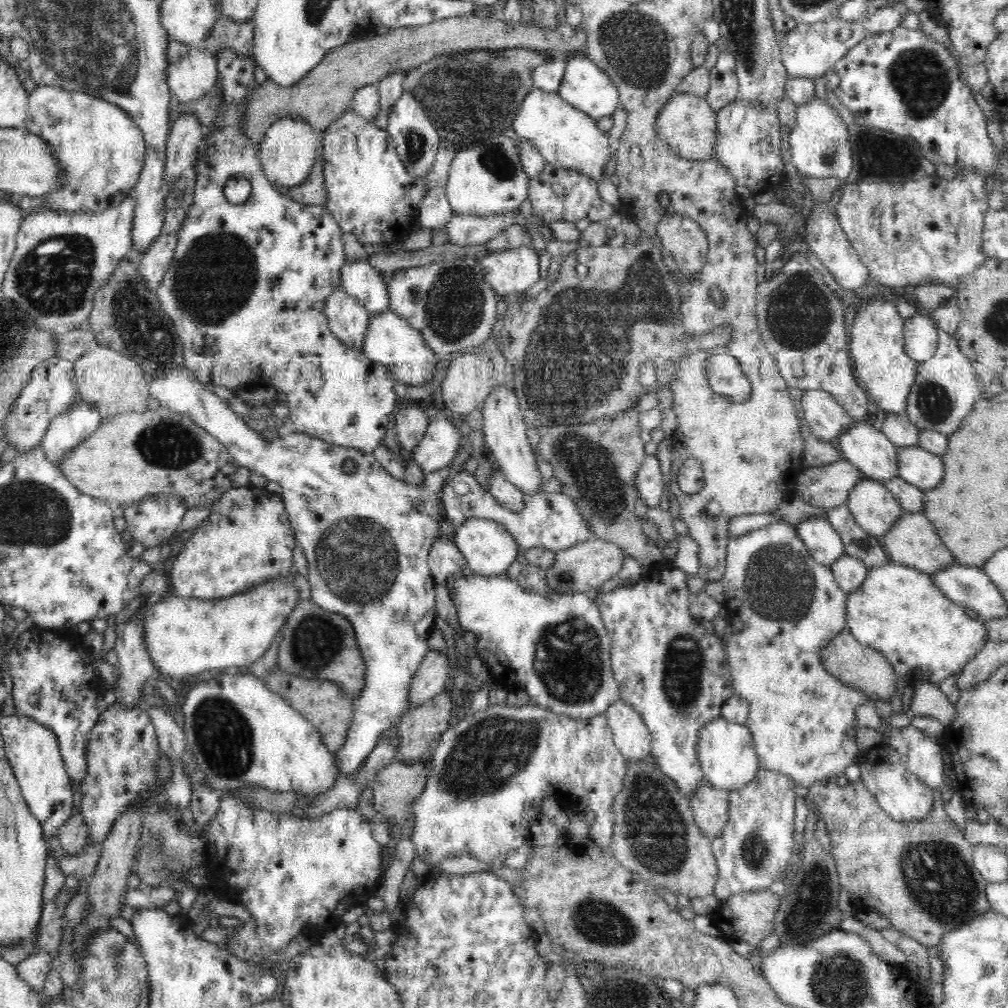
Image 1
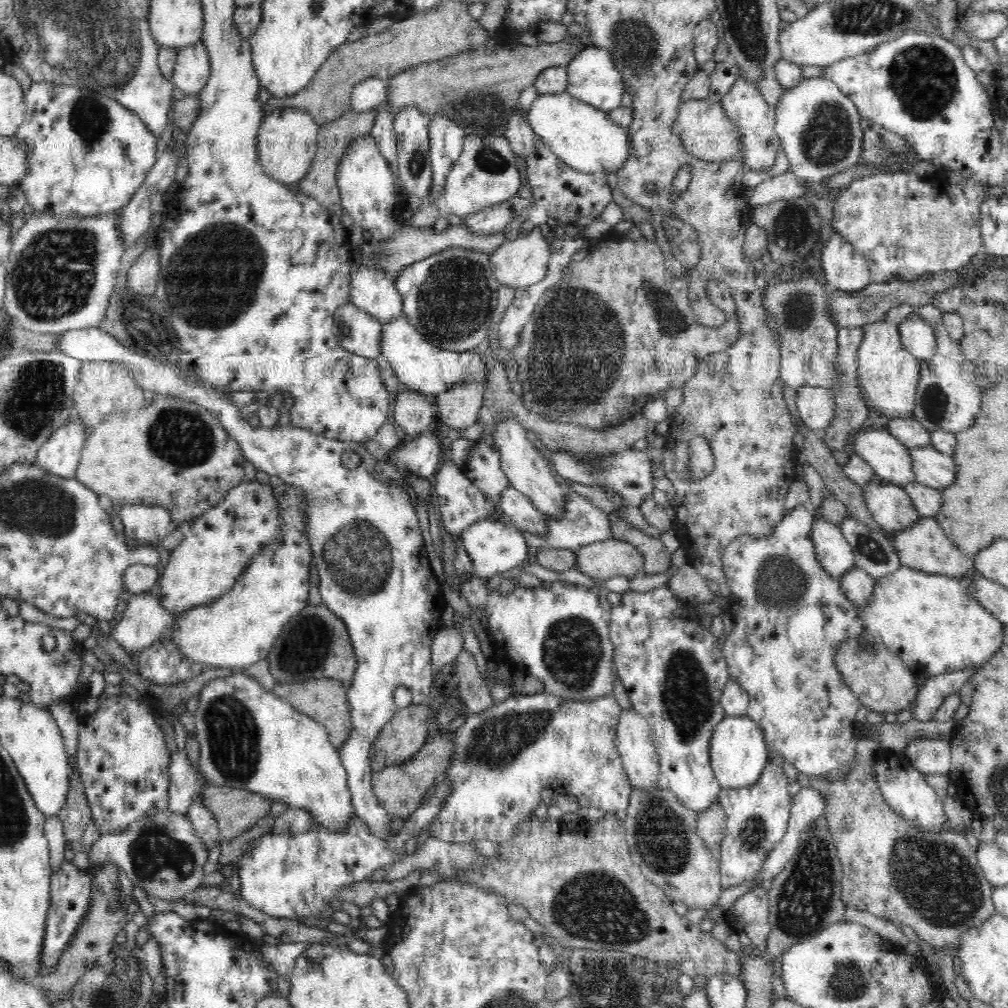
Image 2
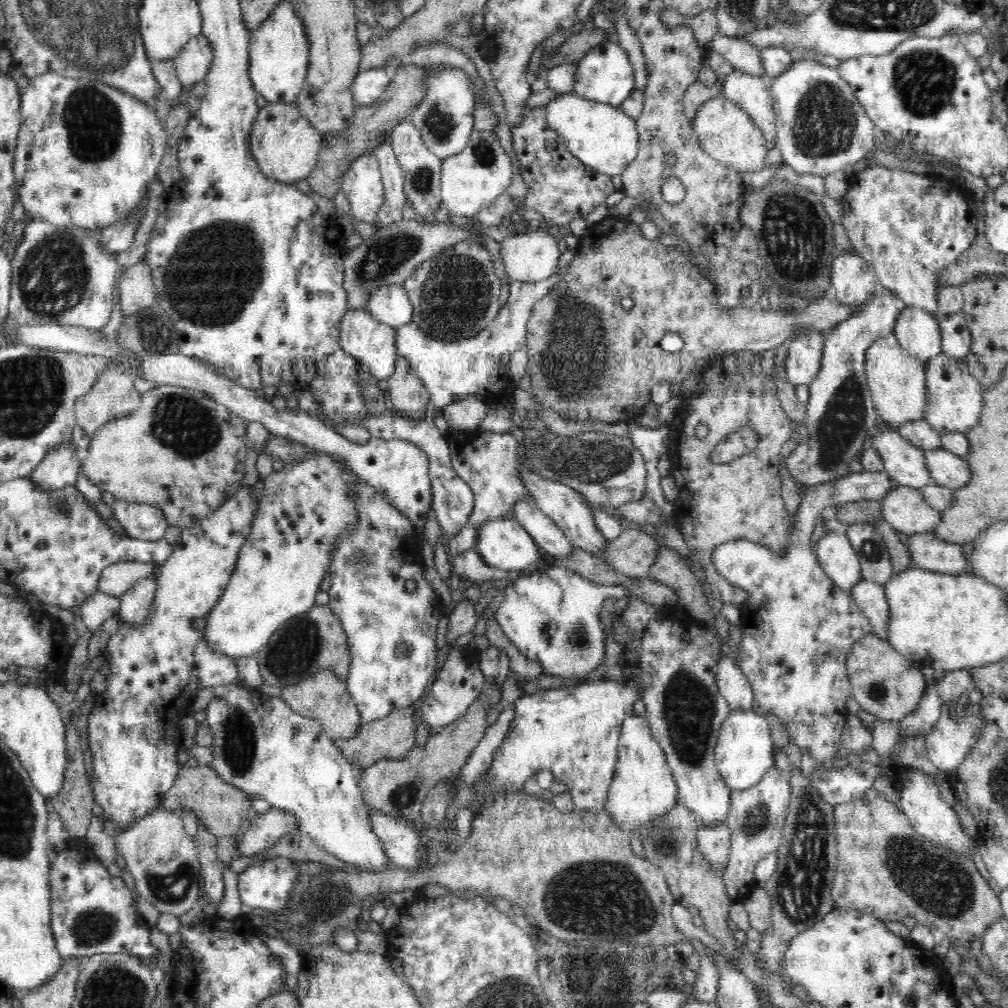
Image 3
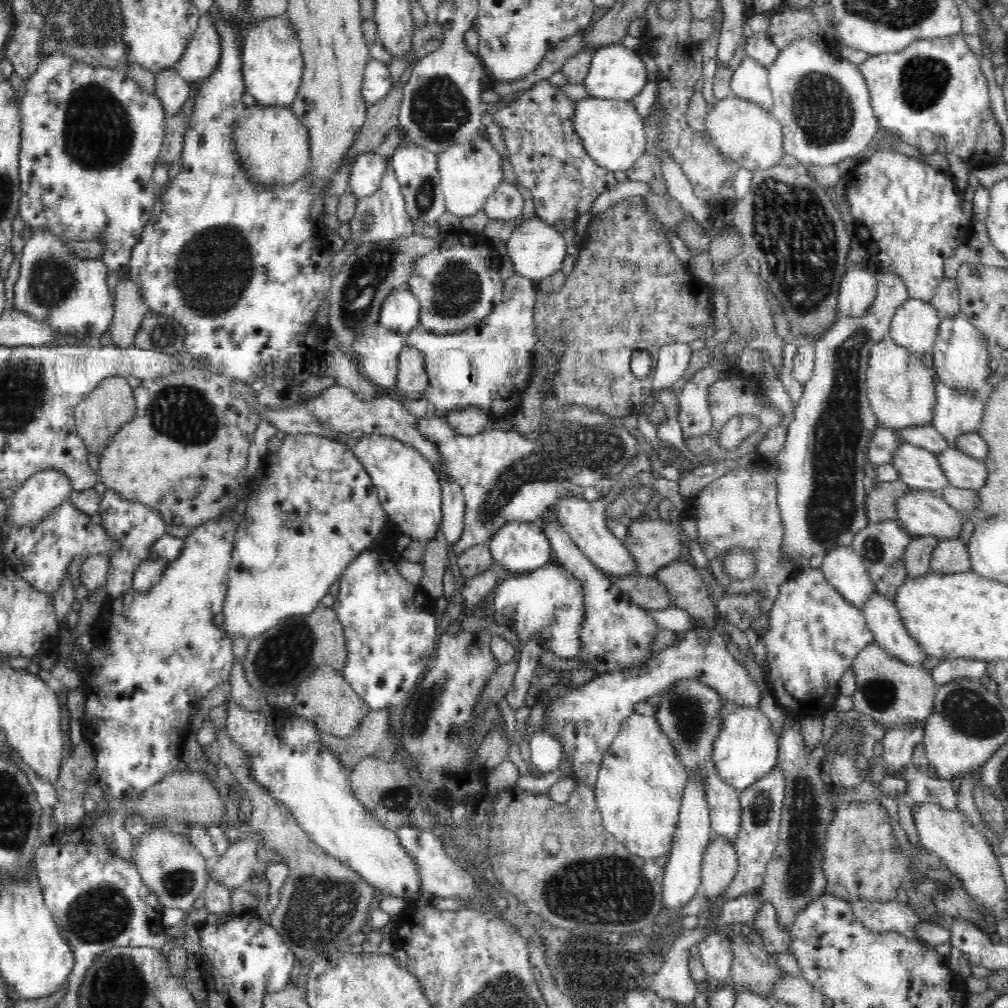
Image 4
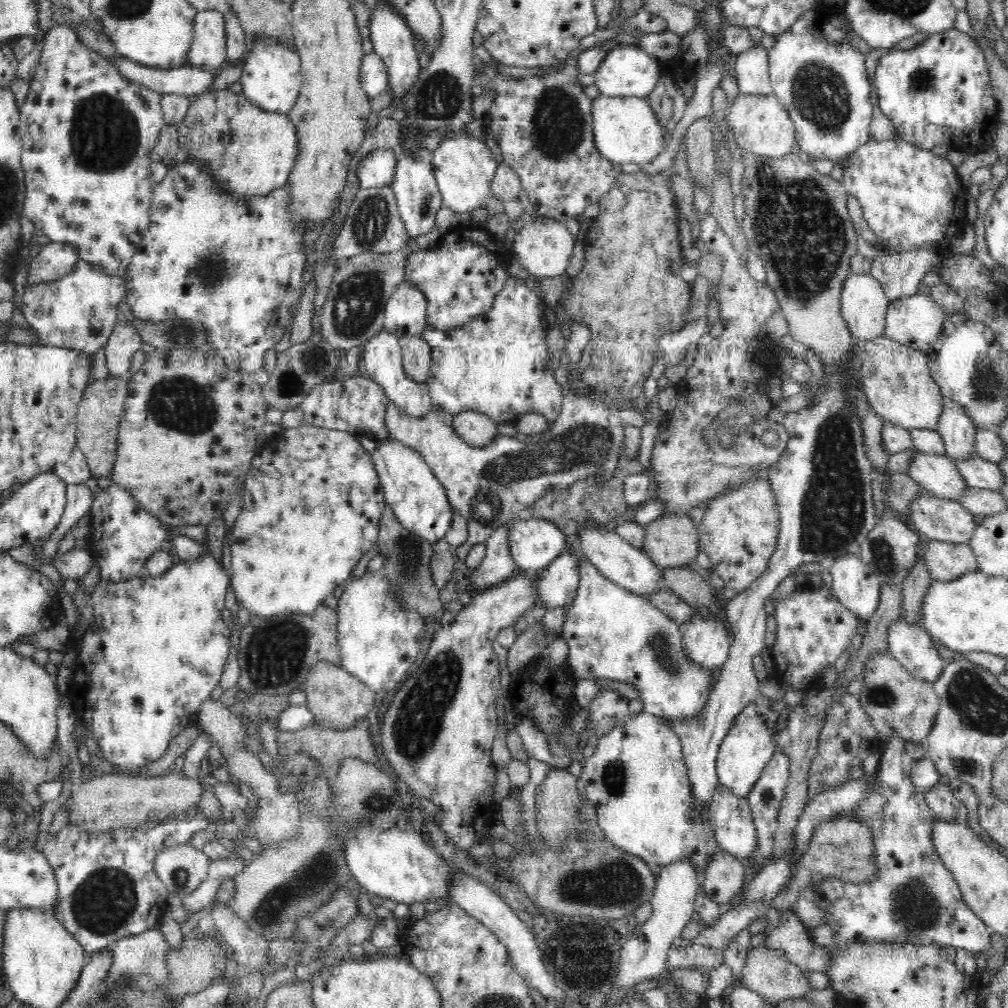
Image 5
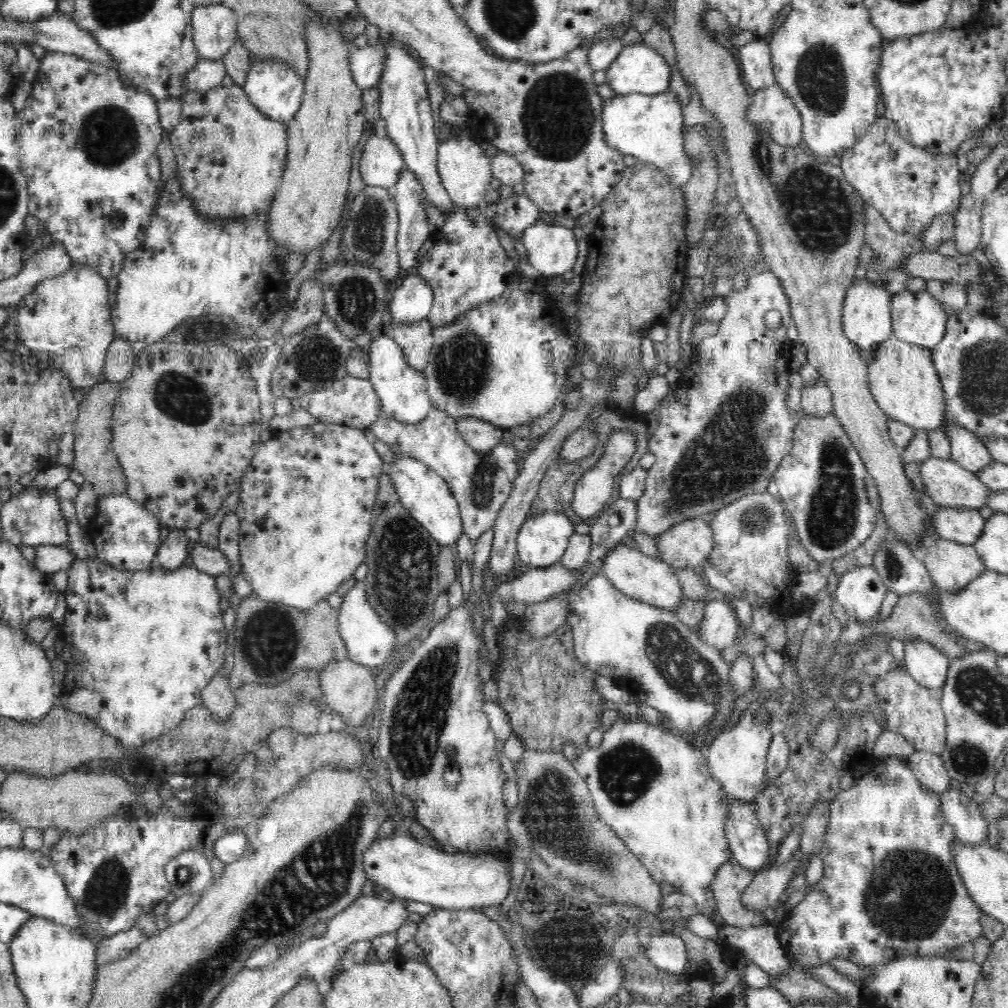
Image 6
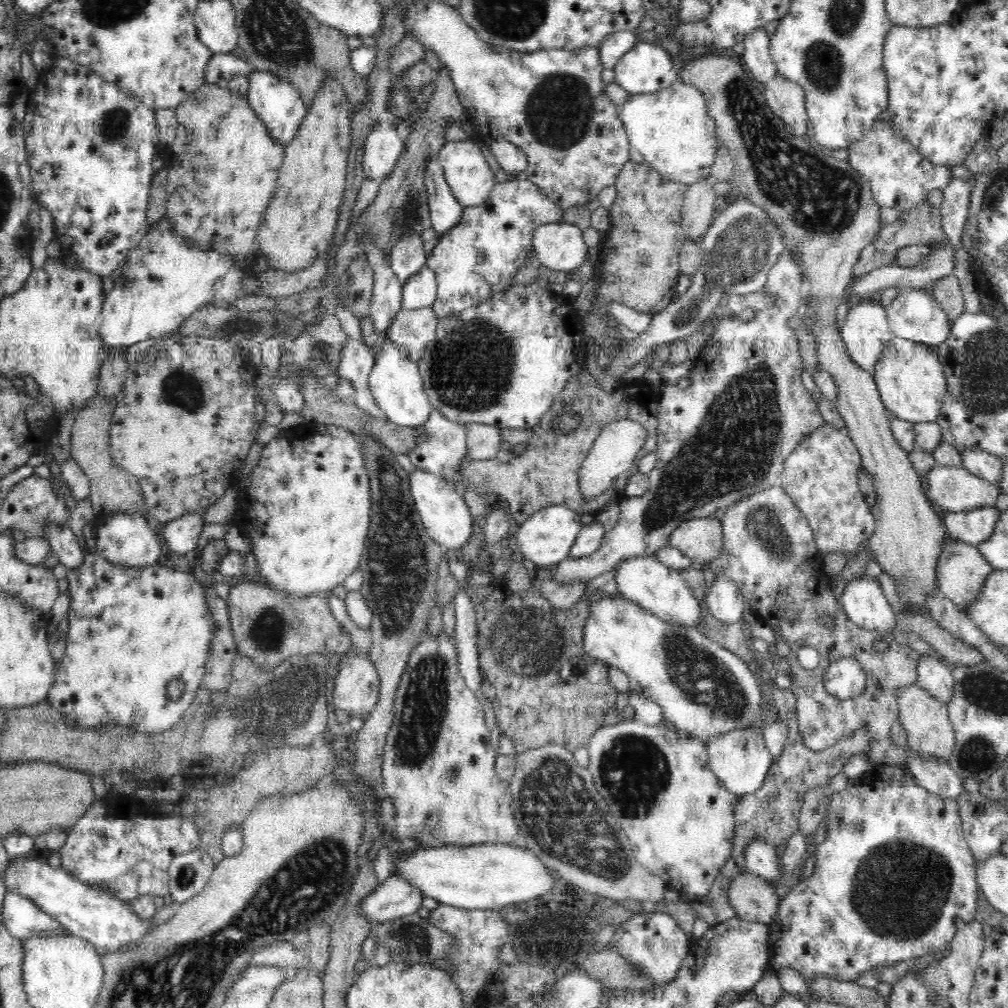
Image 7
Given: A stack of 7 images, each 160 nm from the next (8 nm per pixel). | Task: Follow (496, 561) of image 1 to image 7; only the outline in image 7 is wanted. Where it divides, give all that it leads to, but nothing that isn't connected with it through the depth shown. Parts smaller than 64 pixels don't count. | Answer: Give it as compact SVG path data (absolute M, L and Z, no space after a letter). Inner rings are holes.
M564 504L551 505L535 514L519 526L516 535L516 553L539 566L554 566L569 559L569 553L583 524L580 516Z

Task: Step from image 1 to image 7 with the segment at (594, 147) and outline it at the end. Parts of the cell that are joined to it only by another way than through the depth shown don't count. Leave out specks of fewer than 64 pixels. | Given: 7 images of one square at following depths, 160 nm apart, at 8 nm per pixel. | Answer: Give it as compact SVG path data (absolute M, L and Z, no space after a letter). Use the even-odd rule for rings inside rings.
M678 80L668 89L656 93L631 95L624 104L620 105L618 117L630 140L631 148L640 152L644 161L657 170L663 179L691 185L711 177L711 168L716 160L719 140L716 138L713 118L707 113L705 98L693 85Z

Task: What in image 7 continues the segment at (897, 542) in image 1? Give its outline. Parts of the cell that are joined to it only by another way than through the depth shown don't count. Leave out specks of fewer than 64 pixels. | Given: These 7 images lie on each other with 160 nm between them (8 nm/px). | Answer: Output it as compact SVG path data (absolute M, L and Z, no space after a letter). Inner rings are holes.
M950 540L943 546L936 566L936 580L938 590L952 600L956 606L967 610L975 603L984 579L992 574L994 568L982 557L977 545Z

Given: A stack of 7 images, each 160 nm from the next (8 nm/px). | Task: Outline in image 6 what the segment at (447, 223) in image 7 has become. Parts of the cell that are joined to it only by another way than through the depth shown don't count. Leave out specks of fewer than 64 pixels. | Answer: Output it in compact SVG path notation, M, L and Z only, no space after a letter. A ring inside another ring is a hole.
M389 36L382 42L385 57L383 58L383 74L379 84L381 93L379 113L386 122L387 136L391 138L396 147L400 149L406 168L410 169L416 179L422 183L426 198L432 206L438 210L444 209L454 212L456 207L449 197L447 190L442 186L441 178L437 169L437 148L439 147L436 137L434 116L428 99L428 90L423 72L423 63L420 59L410 56L407 47L400 46Z

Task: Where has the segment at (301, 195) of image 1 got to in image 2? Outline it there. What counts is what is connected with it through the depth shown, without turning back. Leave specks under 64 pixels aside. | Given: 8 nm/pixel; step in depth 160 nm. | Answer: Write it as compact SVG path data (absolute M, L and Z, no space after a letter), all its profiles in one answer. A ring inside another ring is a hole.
M377 109L370 110L370 112L352 110L350 113L346 113L344 116L340 116L340 118L320 127L316 157L308 174L298 181L298 188L306 196L311 196L314 200L320 201L320 204L323 204L324 208L327 208L330 212L332 210L338 211L341 208L341 196L335 177L339 159L348 152L351 144L370 134L376 113Z

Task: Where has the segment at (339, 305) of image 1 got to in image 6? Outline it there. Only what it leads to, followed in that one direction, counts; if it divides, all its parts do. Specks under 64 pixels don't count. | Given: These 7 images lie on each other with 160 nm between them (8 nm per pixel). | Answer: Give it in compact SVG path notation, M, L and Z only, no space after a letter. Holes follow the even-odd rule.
M384 330L375 334L367 346L369 357L369 379L380 397L382 413L403 423L414 424L424 420L434 408L427 393L423 371L412 368L407 362L402 347Z

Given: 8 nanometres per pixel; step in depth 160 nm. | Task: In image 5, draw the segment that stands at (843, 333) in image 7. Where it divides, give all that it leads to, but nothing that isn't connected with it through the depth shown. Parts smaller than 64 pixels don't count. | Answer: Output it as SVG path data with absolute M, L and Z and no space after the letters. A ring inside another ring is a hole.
M851 272L843 285L839 305L841 306L841 315L844 317L854 340L868 342L882 336L891 300L888 300L888 297L884 295L880 281L870 273L856 274Z

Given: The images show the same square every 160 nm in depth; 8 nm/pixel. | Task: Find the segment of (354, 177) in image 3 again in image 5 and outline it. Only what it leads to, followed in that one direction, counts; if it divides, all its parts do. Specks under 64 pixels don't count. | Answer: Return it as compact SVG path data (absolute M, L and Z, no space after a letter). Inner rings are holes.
M385 149L370 152L356 169L357 184L361 188L389 186L395 175L398 155Z

